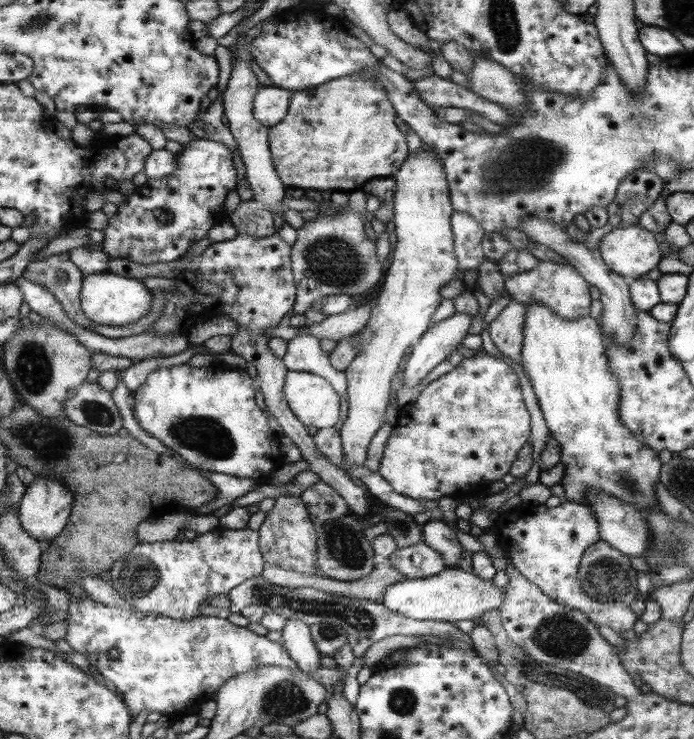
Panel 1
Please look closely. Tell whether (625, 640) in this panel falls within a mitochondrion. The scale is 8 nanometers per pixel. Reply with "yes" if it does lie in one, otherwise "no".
no

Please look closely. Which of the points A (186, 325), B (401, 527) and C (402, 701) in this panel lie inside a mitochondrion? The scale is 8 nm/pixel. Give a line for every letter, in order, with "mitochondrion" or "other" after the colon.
A: other
B: mitochondrion
C: mitochondrion

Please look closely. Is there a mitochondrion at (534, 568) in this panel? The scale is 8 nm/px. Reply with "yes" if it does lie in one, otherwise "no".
no

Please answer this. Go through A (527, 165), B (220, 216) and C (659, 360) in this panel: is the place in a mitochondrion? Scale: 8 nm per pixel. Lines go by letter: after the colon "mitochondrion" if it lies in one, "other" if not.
A: mitochondrion
B: other
C: other

